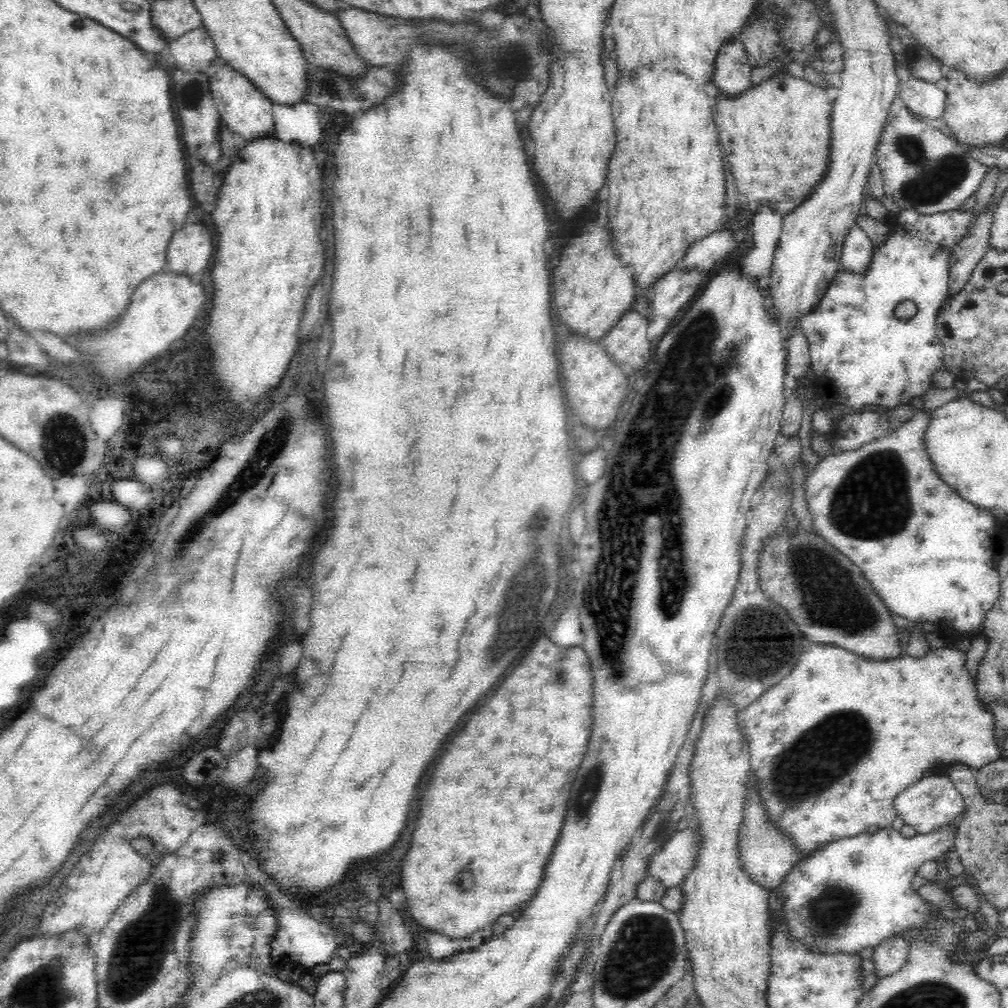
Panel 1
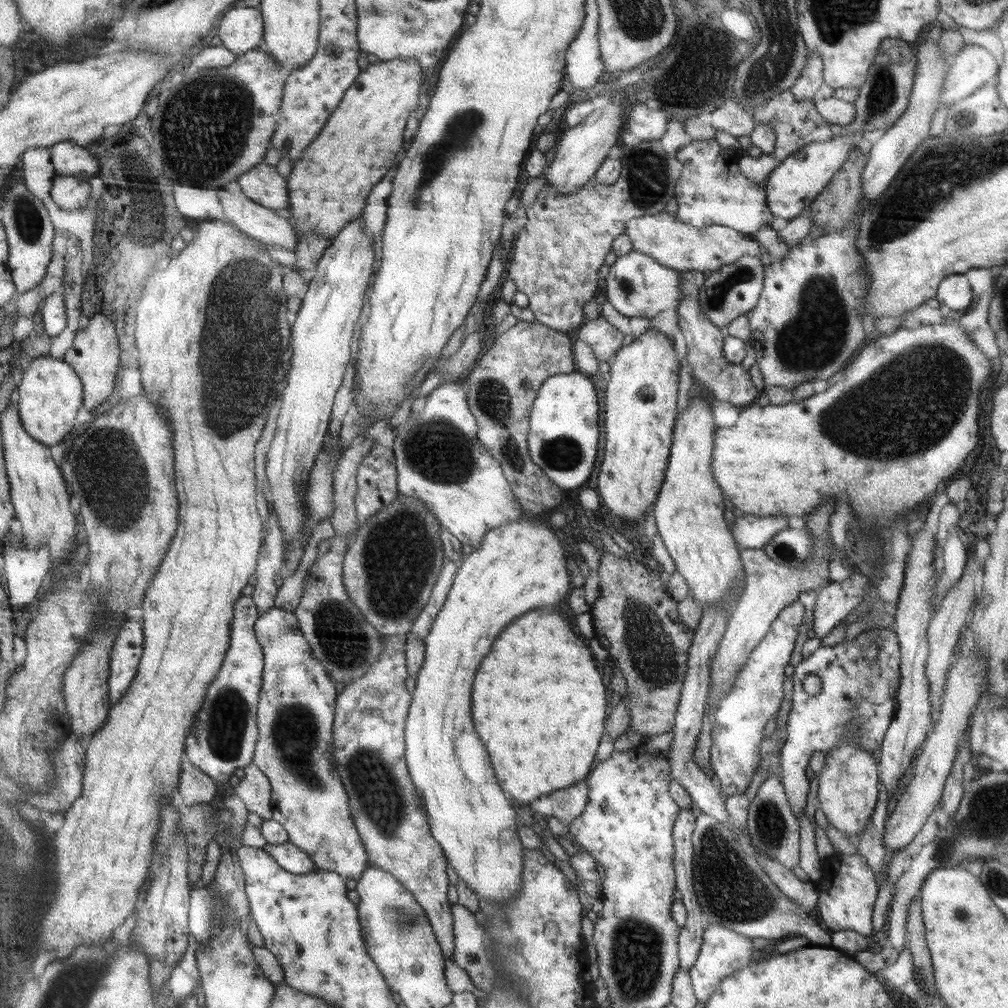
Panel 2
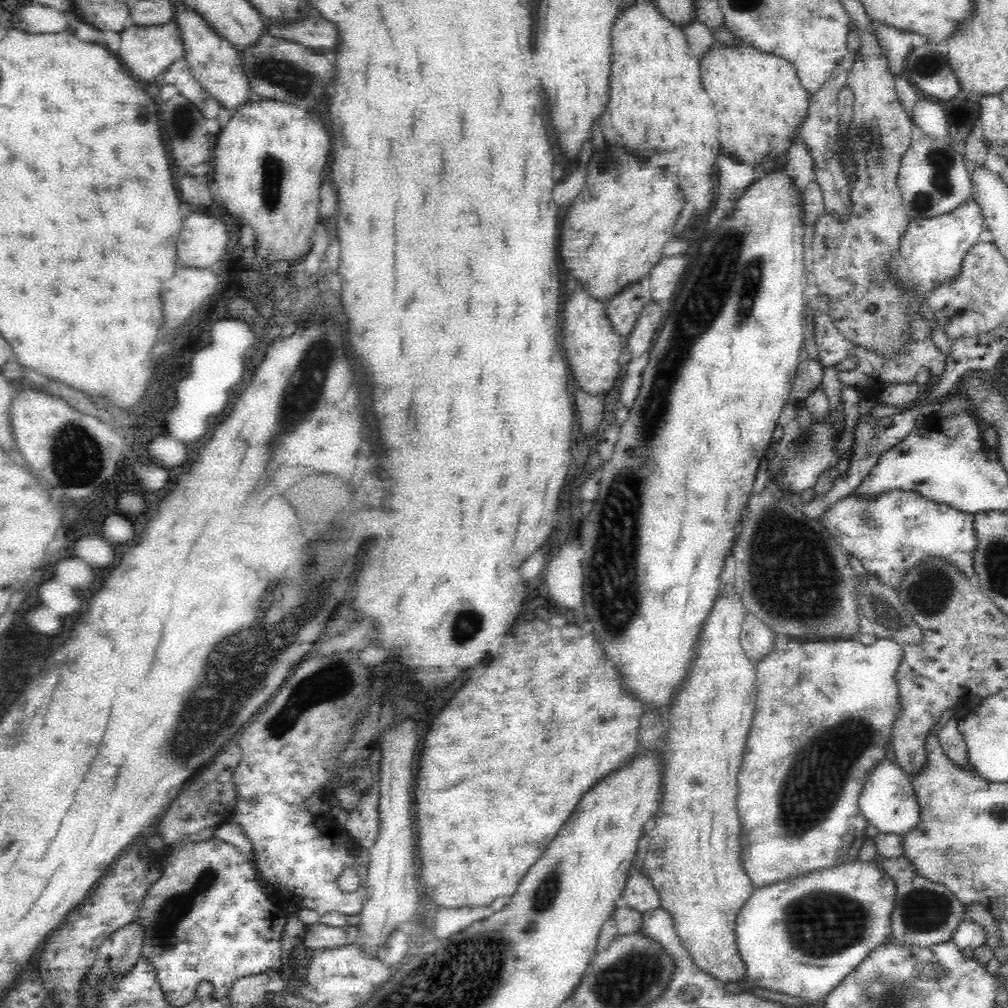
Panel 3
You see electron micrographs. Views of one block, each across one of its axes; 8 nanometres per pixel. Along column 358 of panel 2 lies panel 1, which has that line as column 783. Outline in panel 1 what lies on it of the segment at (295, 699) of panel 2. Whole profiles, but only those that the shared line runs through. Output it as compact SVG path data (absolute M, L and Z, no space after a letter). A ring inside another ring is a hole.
M748 768L744 774L742 784L742 820L738 822L738 836L734 838L734 848L736 850L736 860L742 868L742 874L756 886L762 886L766 890L776 890L782 886L796 868L800 868L802 862L812 860L816 854L824 852L828 844L832 842L822 842L820 846L814 846L812 850L804 850L800 842L788 832L788 828L780 826L776 818L772 818L772 806L768 806L768 798L762 794L762 782L760 782L760 770L758 768Z

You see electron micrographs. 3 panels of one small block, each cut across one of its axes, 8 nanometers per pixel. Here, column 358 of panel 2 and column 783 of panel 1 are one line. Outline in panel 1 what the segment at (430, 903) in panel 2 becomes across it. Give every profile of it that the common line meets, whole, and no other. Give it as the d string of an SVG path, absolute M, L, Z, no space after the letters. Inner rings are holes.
M806 638L804 654L802 654L796 670L790 676L786 676L776 688L770 688L768 692L764 692L764 696L760 696L760 700L756 704L746 708L744 712L734 714L736 728L738 728L736 732L740 732L740 740L744 740L744 744L748 746L750 766L760 770L762 794L768 798L768 806L772 806L772 818L776 818L776 822L780 822L780 826L788 828L788 832L800 842L800 846L804 846L804 850L812 850L814 846L820 846L822 842L834 842L840 838L868 832L872 826L890 828L894 824L894 820L900 816L896 810L896 798L900 796L900 792L904 792L908 786L920 782L924 772L930 770L932 766L940 766L942 762L946 762L946 764L962 762L962 764L968 764L974 770L978 770L990 762L1004 758L1002 748L996 738L996 716L992 710L984 708L978 702L978 696L974 690L974 678L970 676L970 672L966 668L968 650L966 650L964 642L960 642L960 646L962 648L948 648L948 646L930 648L930 652L924 660L912 660L910 656L902 656L900 660L894 660L894 662L882 662L882 660L858 656L836 644L820 644L820 642Z

